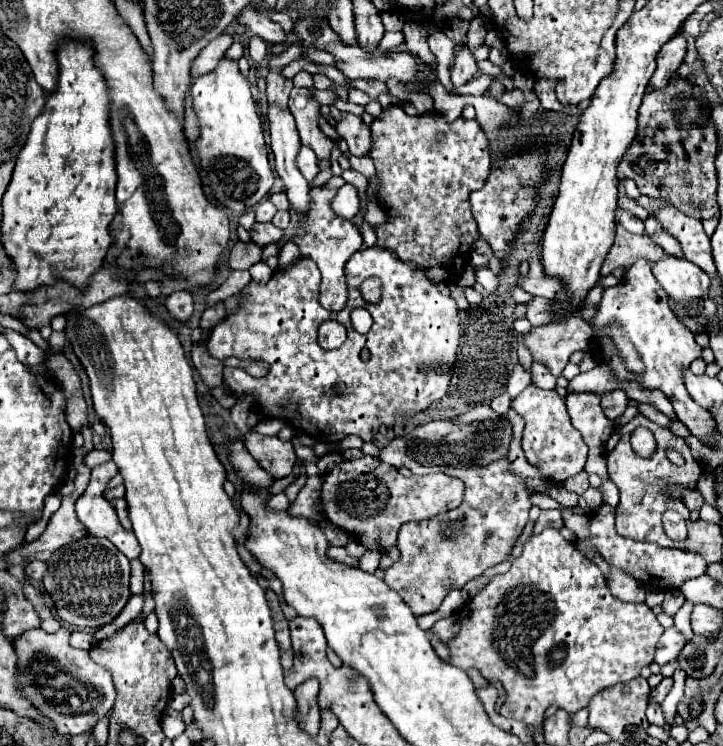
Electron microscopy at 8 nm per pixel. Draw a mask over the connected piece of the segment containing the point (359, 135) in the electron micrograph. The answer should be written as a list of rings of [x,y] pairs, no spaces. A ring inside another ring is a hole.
[[[346,113],[344,119],[340,123],[336,123],[336,131],[348,143],[350,155],[356,155],[356,157],[370,155],[372,133],[370,133],[370,127],[364,125],[362,117]]]

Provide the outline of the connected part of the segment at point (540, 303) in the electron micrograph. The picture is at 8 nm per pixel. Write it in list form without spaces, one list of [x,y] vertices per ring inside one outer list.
[[[536,297],[536,299],[530,301],[526,307],[528,307],[528,309],[526,309],[526,317],[528,317],[528,321],[530,321],[534,327],[552,321],[552,315],[548,315],[548,299]]]

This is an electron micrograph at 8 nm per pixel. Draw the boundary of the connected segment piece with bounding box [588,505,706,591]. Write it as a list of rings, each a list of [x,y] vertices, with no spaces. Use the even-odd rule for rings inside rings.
[[[600,505],[598,509],[594,509],[590,513],[590,533],[588,533],[590,543],[608,561],[608,565],[618,567],[620,571],[624,571],[626,575],[630,575],[642,583],[652,583],[654,579],[662,581],[666,591],[676,591],[682,587],[684,581],[704,575],[706,563],[696,553],[690,553],[684,549],[664,549],[656,543],[642,543],[642,541],[632,541],[632,539],[620,537],[614,527],[614,513],[616,511],[610,505]]]

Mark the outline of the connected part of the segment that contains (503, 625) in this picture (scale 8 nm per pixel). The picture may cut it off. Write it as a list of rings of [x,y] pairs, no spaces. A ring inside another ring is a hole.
[[[548,527],[540,535],[532,535],[508,573],[496,575],[470,599],[468,609],[460,613],[460,633],[448,643],[452,665],[464,671],[474,667],[486,679],[502,683],[508,693],[506,709],[500,709],[504,717],[540,727],[544,711],[550,705],[576,713],[584,709],[598,691],[640,677],[642,667],[652,665],[656,643],[662,633],[664,627],[648,605],[616,599],[600,569],[588,561],[574,543],[566,541],[560,531]]]

